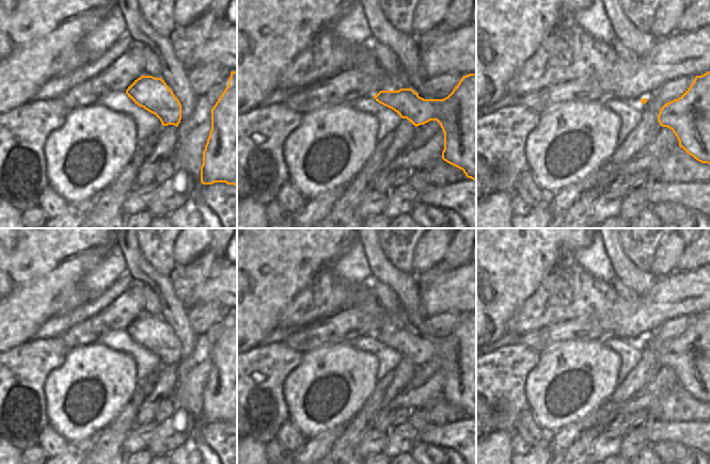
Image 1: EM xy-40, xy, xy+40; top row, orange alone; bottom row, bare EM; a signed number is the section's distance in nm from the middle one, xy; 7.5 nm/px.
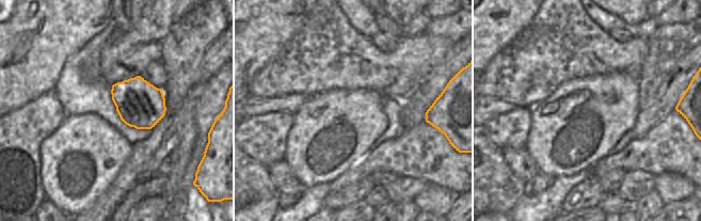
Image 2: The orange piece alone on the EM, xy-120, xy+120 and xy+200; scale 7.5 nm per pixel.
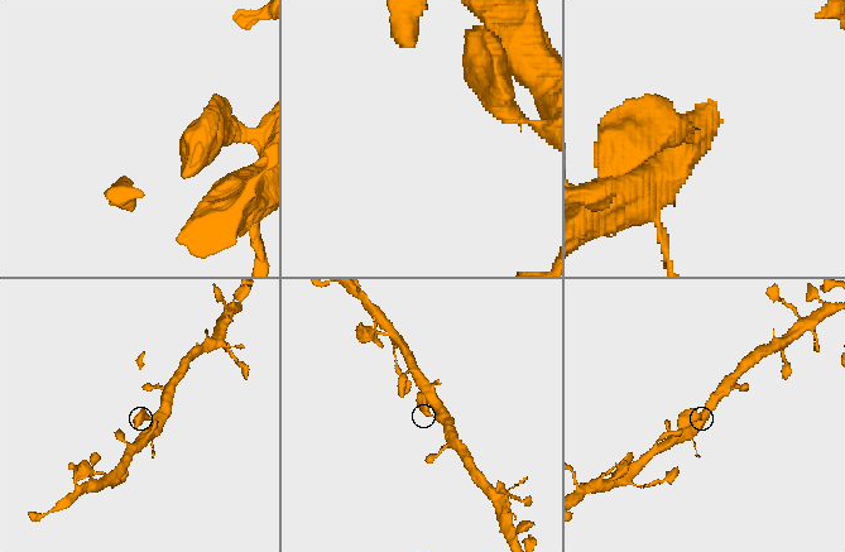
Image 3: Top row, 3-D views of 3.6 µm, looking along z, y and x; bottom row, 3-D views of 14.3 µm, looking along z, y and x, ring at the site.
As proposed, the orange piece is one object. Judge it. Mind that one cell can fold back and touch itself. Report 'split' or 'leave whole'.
leave whole

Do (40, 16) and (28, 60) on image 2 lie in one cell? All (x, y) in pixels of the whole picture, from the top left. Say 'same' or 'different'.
same

